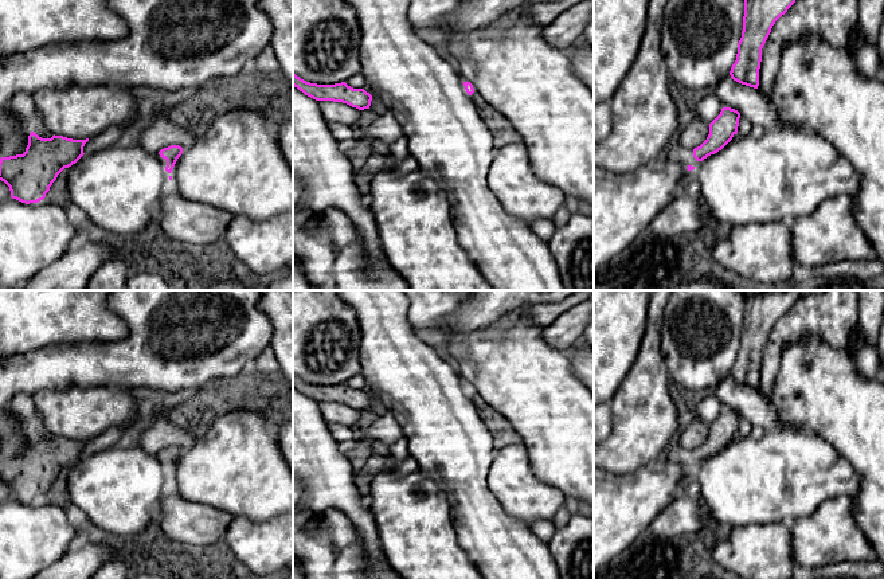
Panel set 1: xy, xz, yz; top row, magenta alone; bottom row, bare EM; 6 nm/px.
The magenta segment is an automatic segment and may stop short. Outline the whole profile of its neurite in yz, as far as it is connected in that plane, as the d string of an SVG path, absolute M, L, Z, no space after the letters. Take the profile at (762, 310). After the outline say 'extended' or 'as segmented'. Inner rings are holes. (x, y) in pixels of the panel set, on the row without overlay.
M767 290L744 296L742 339L730 376L734 382L758 390L762 349L775 322L795 304L795 290Z; as segmented

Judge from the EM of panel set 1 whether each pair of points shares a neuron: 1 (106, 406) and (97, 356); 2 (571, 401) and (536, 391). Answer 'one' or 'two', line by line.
1: two
2: one

